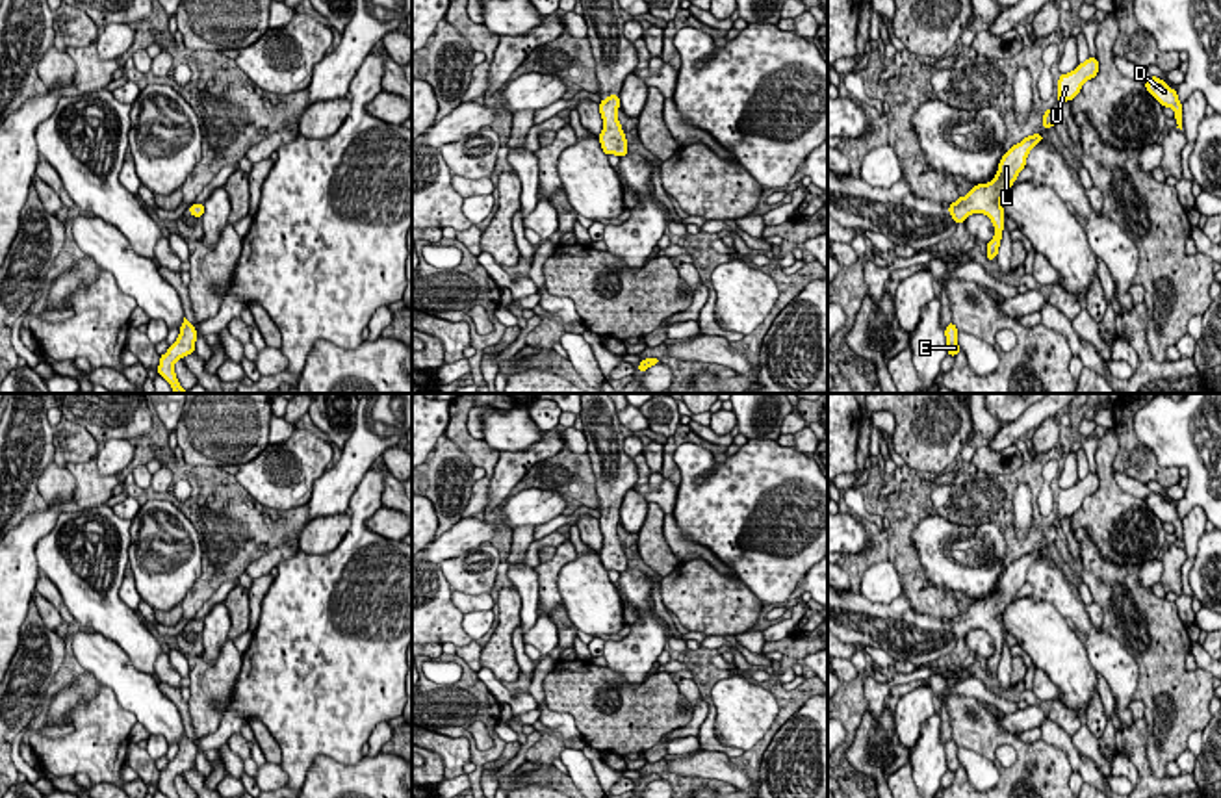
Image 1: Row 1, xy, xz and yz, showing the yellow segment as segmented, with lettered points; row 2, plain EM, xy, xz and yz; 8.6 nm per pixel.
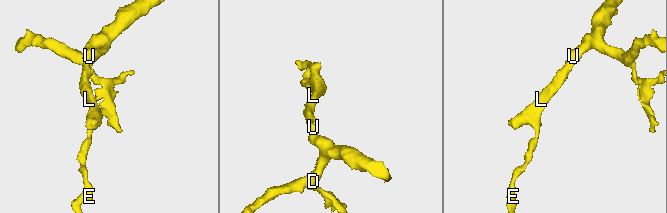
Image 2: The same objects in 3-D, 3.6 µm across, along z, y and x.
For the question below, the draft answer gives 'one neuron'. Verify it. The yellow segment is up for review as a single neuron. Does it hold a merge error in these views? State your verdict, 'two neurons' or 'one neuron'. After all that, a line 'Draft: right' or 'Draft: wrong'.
one neuron
Draft: right

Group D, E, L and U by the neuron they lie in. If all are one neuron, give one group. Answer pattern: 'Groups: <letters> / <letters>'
Groups: D E L U

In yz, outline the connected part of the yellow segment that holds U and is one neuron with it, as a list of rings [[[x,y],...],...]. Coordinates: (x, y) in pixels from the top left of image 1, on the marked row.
[[[1087,58],[1084,63],[1080,63],[1074,71],[1067,72],[1067,74],[1060,74],[1058,80],[1058,102],[1060,106],[1065,100],[1073,100],[1082,85],[1095,78],[1099,72],[1099,59],[1097,58]]]

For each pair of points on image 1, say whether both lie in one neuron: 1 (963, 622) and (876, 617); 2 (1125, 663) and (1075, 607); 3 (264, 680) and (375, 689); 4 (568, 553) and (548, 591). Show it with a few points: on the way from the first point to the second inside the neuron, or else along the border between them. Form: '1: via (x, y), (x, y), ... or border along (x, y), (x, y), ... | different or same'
1: via (941, 631), (899, 630) | same
2: via (1110, 650), (1082, 622) | same
3: via (292, 680), (316, 685), (347, 685) | same
4: via (559, 561), (548, 572), (548, 581) | same

